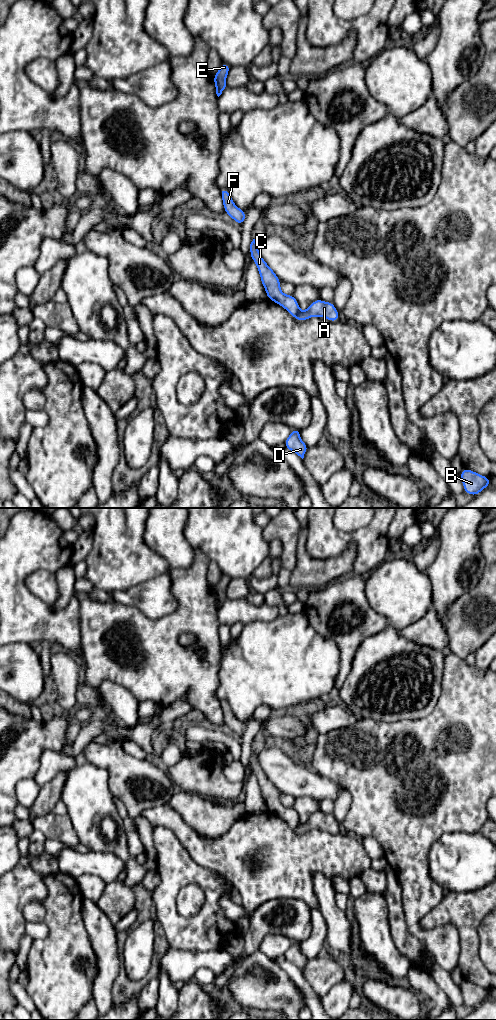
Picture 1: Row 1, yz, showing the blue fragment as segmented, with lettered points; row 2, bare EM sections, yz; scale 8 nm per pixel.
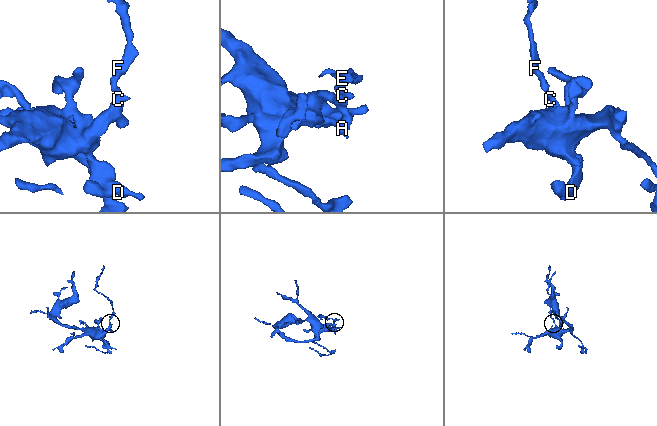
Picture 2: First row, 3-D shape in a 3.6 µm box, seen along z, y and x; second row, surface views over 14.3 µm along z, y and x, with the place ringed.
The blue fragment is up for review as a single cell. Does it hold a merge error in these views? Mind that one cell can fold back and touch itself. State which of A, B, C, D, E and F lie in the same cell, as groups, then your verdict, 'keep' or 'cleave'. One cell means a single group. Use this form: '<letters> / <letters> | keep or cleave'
A B C D E F | keep

